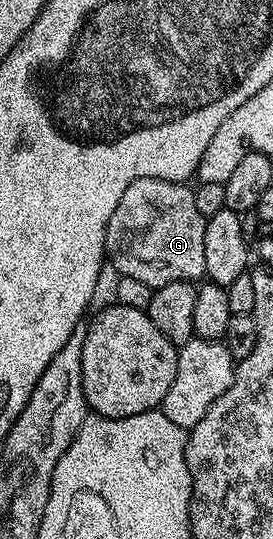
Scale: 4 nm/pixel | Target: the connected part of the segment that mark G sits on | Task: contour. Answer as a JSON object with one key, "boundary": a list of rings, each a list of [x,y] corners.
{"boundary":[[[139,179],[122,193],[118,209],[108,222],[104,242],[107,262],[120,275],[155,289],[170,281],[200,281],[205,278],[206,245],[204,224],[206,216],[196,204],[191,186],[171,183],[165,179]]]}

